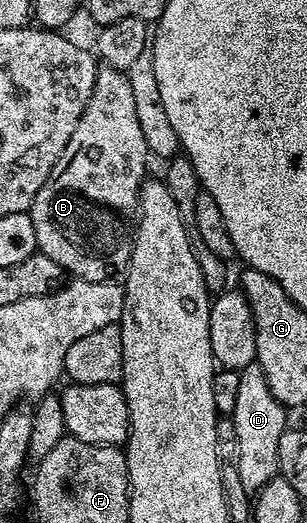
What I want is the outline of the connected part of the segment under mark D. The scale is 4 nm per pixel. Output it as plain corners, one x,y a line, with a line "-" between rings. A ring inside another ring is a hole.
252,363
239,369
238,399
234,401
234,410
230,419
234,422
236,449
238,450
238,478
242,478
242,486
250,494
256,494
264,484
278,476
278,438
286,430
289,413
284,405
270,394
270,386
266,386
266,376
262,374
260,365

